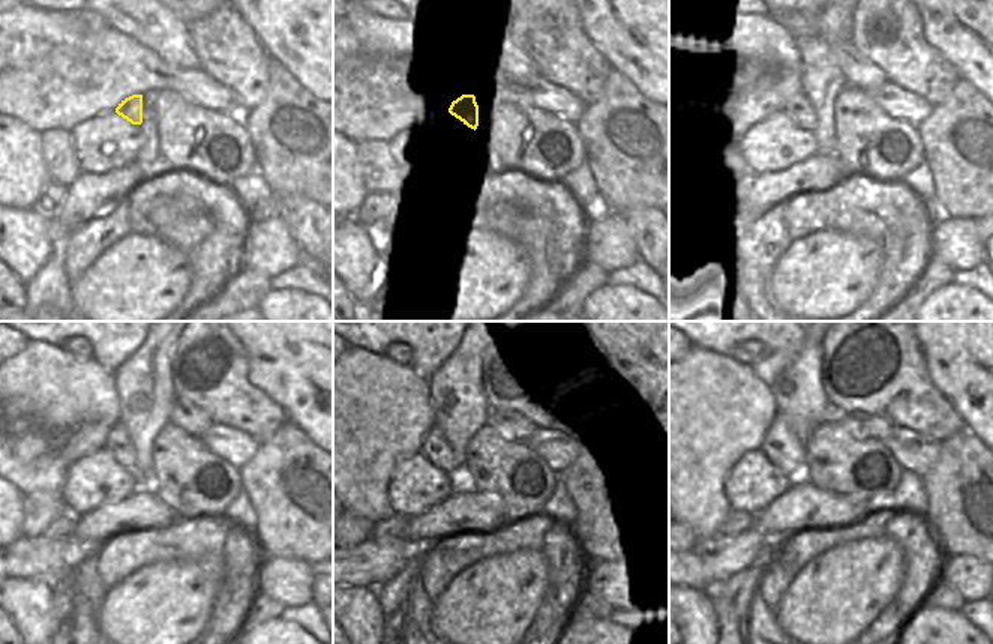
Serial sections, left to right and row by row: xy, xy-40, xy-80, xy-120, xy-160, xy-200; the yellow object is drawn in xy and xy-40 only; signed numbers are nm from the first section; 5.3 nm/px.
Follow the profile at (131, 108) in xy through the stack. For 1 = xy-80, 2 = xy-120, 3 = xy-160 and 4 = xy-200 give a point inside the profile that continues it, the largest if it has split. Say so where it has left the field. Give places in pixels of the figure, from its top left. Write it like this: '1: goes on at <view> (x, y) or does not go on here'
1: goes on at xy-80 (798, 107)
2: goes on at xy-120 (119, 443)
3: goes on at xy-160 (435, 448)
4: goes on at xy-200 (783, 449)

